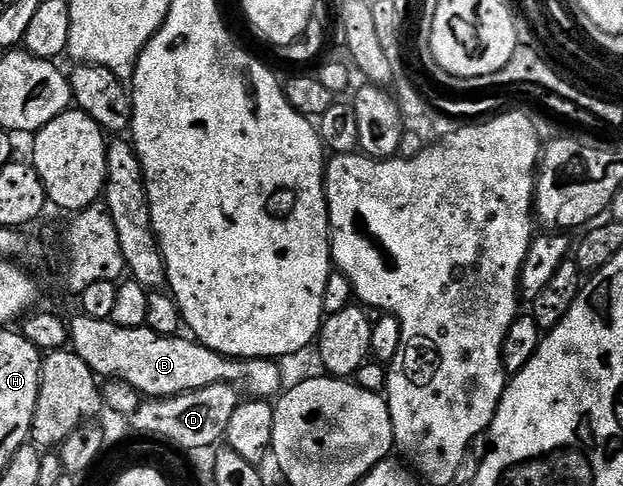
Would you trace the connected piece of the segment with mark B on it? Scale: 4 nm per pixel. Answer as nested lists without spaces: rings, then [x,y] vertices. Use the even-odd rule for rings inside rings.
[[[77,315],[70,321],[70,348],[79,355],[82,363],[86,363],[86,367],[90,367],[97,378],[121,381],[123,385],[129,385],[135,393],[139,393],[141,398],[177,397],[211,385],[233,385],[241,394],[252,399],[272,399],[272,396],[279,391],[280,369],[276,366],[279,364],[275,360],[266,357],[224,357],[185,337],[184,335],[163,337],[146,327],[138,329],[118,327],[111,319],[103,321],[83,315]]]

